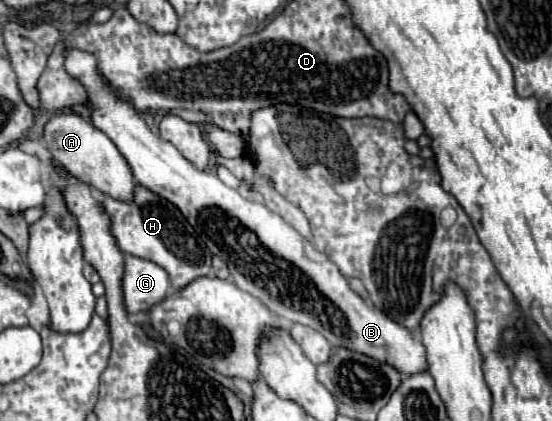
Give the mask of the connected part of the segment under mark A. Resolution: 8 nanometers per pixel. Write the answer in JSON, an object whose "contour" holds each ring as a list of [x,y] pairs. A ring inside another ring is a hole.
{"contour":[[[59,113],[53,115],[51,121],[45,125],[45,143],[53,159],[57,159],[73,177],[79,181],[95,187],[97,191],[111,195],[113,199],[121,199],[131,203],[133,201],[133,191],[137,187],[133,171],[125,157],[119,153],[115,143],[101,133],[97,127],[93,127],[89,121],[75,113]]]}

